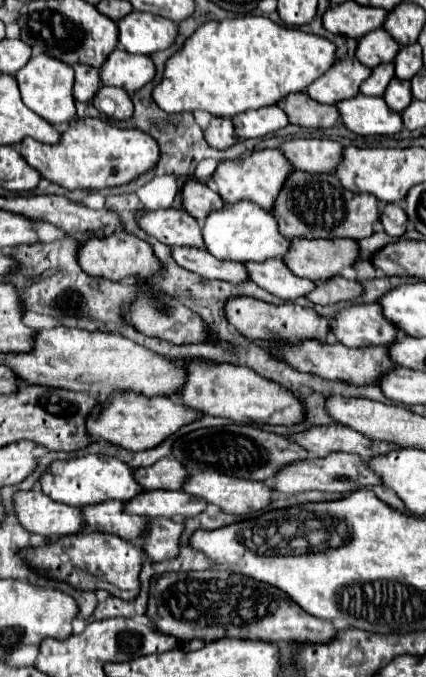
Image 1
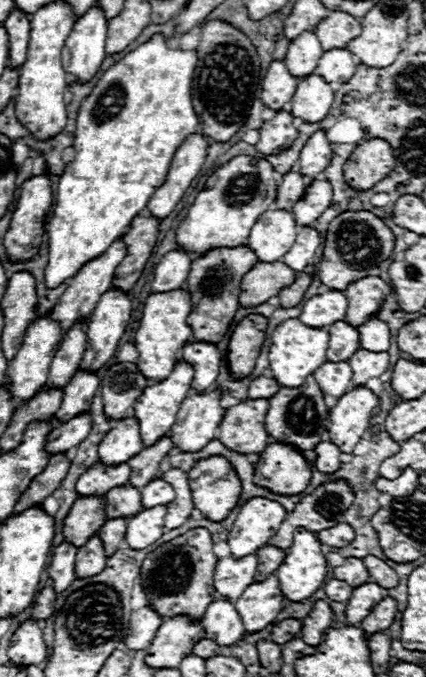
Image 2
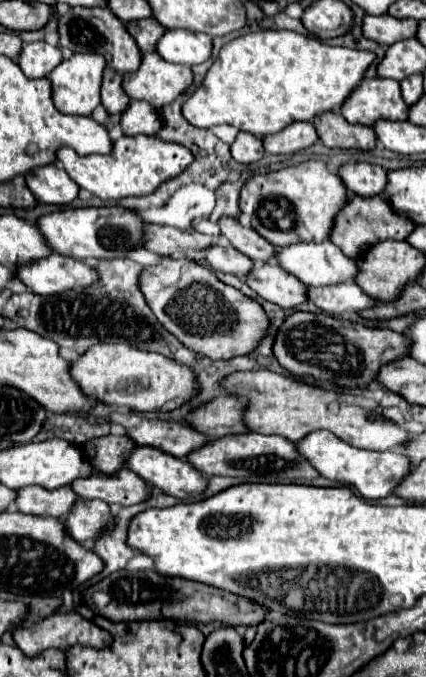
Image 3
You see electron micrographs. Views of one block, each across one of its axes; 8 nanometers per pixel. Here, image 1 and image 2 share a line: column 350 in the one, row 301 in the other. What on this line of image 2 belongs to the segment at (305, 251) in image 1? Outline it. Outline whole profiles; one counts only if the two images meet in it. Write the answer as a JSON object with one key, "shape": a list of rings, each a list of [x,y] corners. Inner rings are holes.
{"shape":[[[258,262],[244,276],[240,292],[240,306],[252,308],[268,302],[268,298],[276,296],[282,288],[290,286],[296,280],[296,272],[288,268],[284,262]]]}

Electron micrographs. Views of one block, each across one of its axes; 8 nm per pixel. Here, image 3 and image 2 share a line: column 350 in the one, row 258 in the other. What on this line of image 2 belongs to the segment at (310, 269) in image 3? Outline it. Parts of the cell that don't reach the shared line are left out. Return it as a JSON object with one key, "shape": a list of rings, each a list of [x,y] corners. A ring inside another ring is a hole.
{"shape":[[[266,210],[254,224],[248,246],[254,248],[260,262],[274,262],[280,260],[296,240],[298,224],[294,214],[288,210]]]}

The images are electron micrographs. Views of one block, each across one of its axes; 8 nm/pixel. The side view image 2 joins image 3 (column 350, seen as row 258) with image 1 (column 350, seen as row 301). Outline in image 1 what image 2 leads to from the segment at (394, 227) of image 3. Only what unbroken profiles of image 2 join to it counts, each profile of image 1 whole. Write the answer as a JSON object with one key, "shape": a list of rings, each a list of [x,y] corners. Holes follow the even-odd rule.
{"shape":[[[294,172],[284,184],[284,190],[280,192],[274,208],[274,216],[278,220],[280,232],[286,234],[286,238],[354,238],[362,240],[374,234],[374,226],[380,222],[380,208],[378,200],[370,194],[354,194],[346,190],[334,174],[306,174],[306,172]]]}

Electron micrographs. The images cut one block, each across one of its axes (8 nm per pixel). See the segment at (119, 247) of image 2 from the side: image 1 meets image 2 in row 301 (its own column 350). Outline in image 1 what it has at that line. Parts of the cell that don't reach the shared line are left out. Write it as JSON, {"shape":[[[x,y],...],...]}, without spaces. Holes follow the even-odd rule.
{"shape":[[[356,58],[342,60],[308,88],[308,96],[320,104],[336,104],[358,96],[360,84],[366,78],[370,78],[370,68],[362,66]]]}

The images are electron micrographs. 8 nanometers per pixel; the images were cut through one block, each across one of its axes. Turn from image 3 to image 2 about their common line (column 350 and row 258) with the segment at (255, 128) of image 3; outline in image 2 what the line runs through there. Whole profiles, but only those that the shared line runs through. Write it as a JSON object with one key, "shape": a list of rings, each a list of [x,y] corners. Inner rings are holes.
{"shape":[[[154,34],[148,42],[140,44],[138,48],[134,48],[132,52],[128,52],[120,62],[112,64],[102,76],[100,80],[96,82],[94,90],[80,102],[80,110],[78,110],[78,118],[76,118],[76,132],[74,132],[74,160],[66,164],[64,168],[64,174],[60,176],[58,180],[58,188],[56,188],[56,196],[54,196],[54,206],[52,206],[52,216],[49,216],[46,220],[46,234],[48,234],[48,266],[44,270],[44,280],[46,280],[46,286],[48,288],[56,288],[58,284],[66,282],[68,278],[72,278],[88,260],[100,256],[102,252],[106,252],[106,248],[110,248],[110,244],[114,240],[118,240],[118,236],[122,236],[130,224],[130,220],[134,216],[138,216],[140,212],[146,210],[146,204],[148,200],[152,198],[152,194],[164,184],[166,180],[166,174],[168,174],[168,168],[170,168],[170,162],[172,162],[172,156],[174,152],[178,150],[178,146],[186,140],[186,136],[194,134],[198,128],[198,114],[194,112],[194,106],[192,106],[192,96],[190,96],[190,84],[192,84],[192,76],[194,76],[194,68],[196,68],[196,50],[180,50],[180,48],[168,48],[166,44],[166,36],[164,34]]]}

